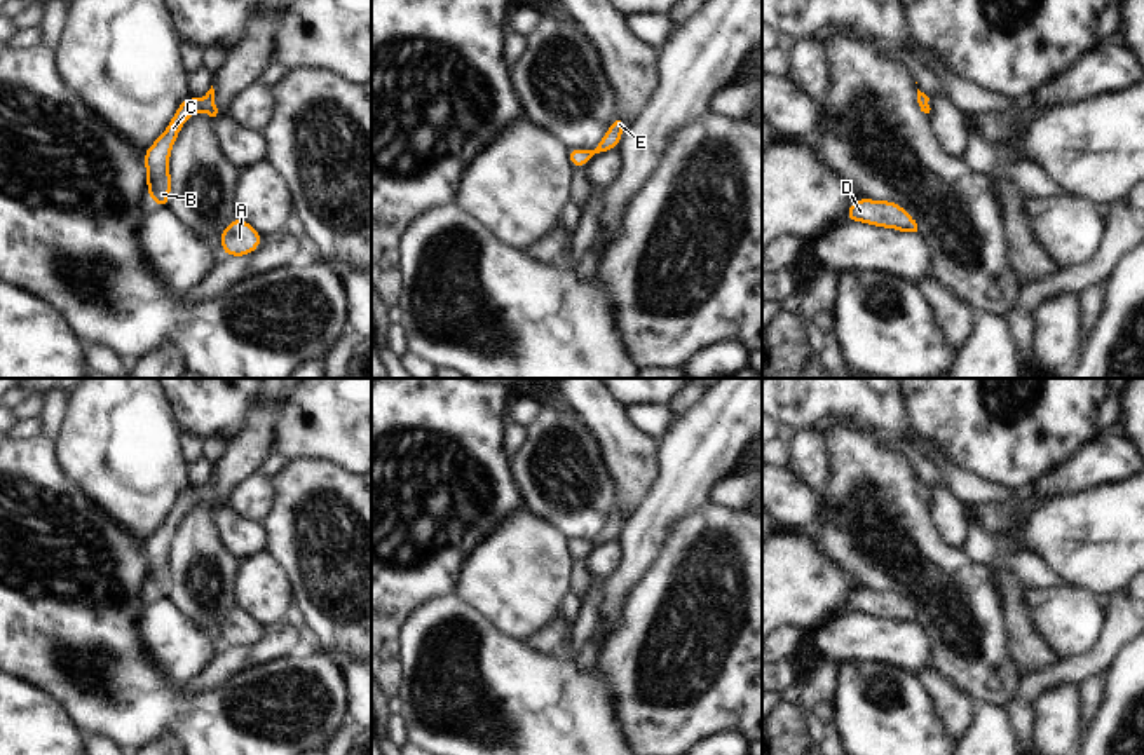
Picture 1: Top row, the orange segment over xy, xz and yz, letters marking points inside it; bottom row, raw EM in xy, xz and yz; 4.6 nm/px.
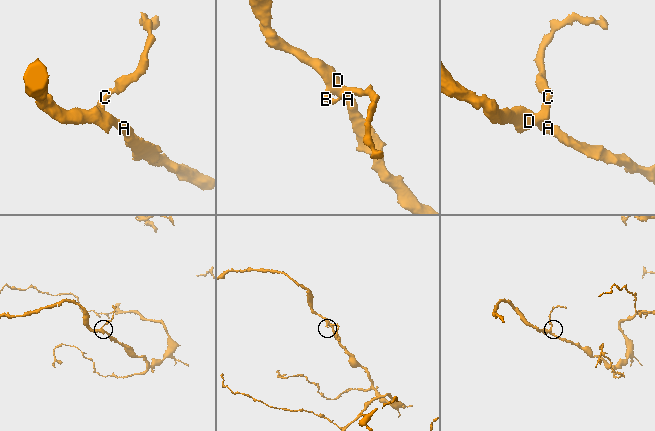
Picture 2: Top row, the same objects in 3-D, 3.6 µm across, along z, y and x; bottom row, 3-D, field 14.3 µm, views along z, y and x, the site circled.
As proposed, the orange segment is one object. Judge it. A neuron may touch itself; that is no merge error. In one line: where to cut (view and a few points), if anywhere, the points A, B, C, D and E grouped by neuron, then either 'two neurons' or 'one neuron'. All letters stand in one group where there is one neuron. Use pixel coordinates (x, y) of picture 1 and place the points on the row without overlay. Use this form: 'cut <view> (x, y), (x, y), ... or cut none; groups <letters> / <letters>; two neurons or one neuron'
cut none; groups A B C D E; one neuron

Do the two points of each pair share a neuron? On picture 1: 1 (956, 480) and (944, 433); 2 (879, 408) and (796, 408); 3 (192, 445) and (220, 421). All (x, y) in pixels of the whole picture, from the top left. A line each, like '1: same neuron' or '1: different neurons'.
1: different neurons
2: same neuron
3: different neurons

